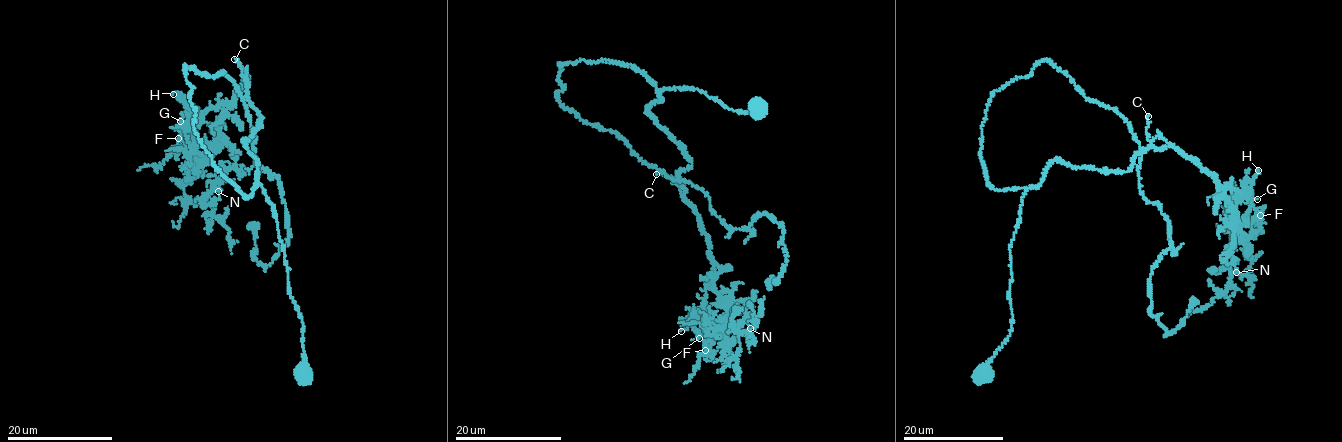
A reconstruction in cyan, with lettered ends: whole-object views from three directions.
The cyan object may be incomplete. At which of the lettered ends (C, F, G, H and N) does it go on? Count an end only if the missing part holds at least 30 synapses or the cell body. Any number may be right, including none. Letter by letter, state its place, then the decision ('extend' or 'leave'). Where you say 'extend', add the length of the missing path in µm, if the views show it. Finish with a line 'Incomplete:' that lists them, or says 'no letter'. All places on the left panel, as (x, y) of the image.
C: place (234, 59); leave
F: place (178, 138); leave
G: place (180, 121); leave
H: place (173, 94); leave
N: place (218, 191); leave
Incomplete: no letter

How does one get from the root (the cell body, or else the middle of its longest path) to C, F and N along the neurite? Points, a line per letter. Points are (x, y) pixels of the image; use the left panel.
C: (304, 376), (303, 326), (284, 245), (257, 180), (256, 159), (243, 142), (261, 115), (234, 59)
F: (304, 376), (284, 245), (243, 142), (261, 115), (246, 77), (214, 145), (186, 145), (184, 130), (178, 138)
N: (304, 376), (284, 245), (243, 142), (261, 115), (244, 75), (213, 131), (234, 158), (218, 191)

